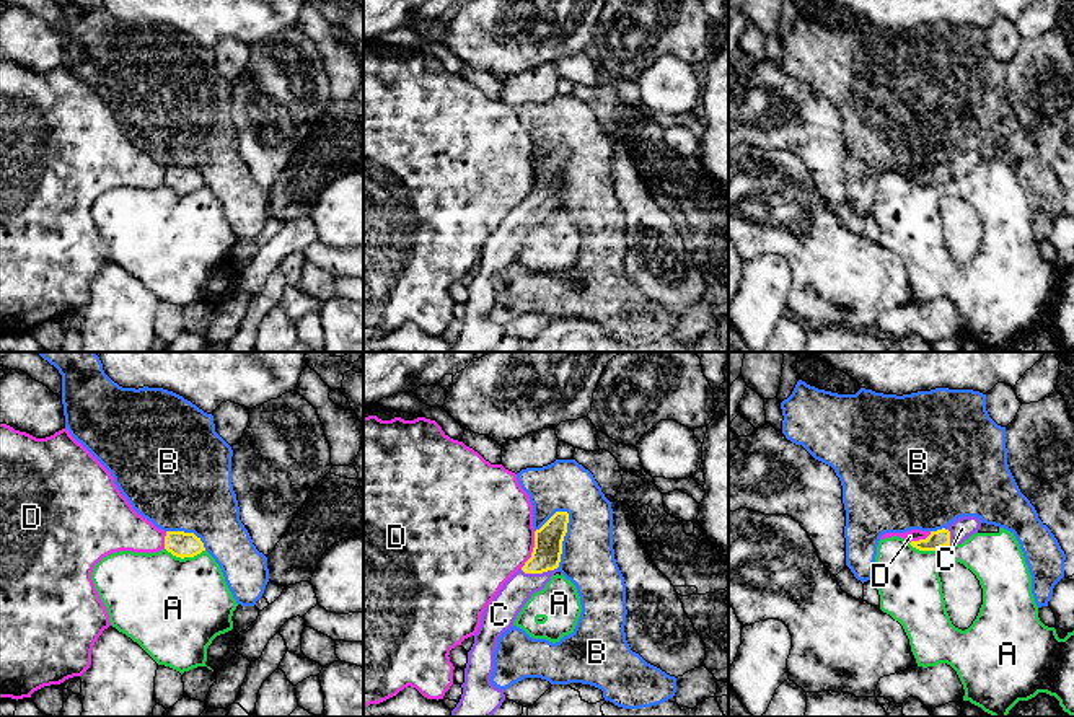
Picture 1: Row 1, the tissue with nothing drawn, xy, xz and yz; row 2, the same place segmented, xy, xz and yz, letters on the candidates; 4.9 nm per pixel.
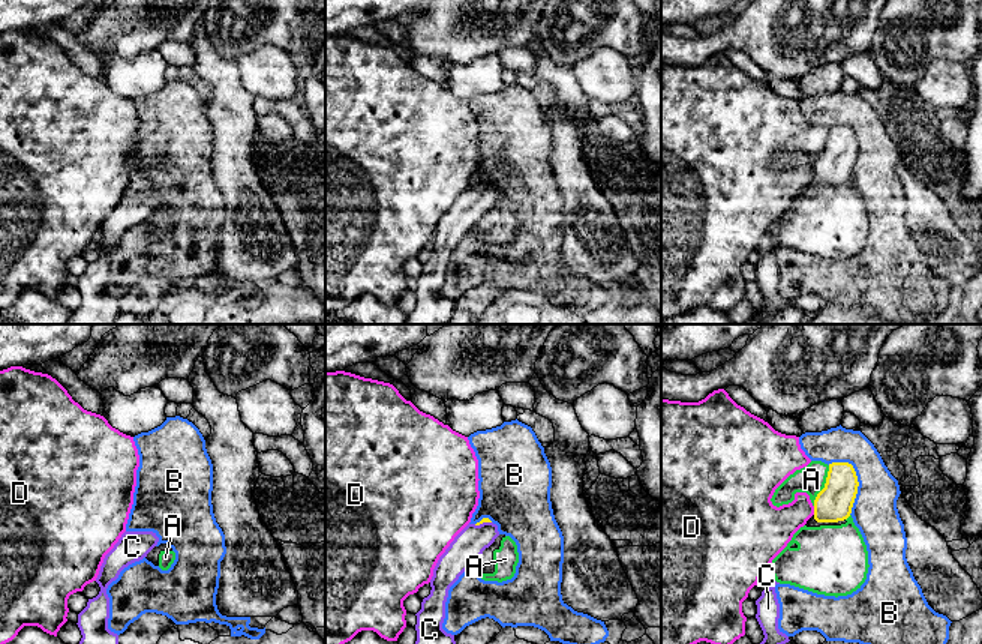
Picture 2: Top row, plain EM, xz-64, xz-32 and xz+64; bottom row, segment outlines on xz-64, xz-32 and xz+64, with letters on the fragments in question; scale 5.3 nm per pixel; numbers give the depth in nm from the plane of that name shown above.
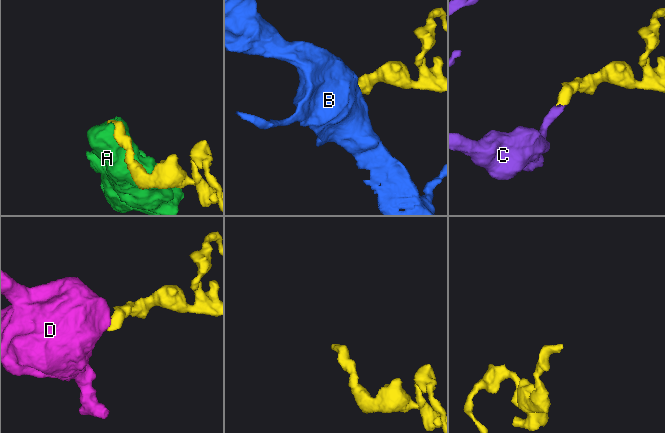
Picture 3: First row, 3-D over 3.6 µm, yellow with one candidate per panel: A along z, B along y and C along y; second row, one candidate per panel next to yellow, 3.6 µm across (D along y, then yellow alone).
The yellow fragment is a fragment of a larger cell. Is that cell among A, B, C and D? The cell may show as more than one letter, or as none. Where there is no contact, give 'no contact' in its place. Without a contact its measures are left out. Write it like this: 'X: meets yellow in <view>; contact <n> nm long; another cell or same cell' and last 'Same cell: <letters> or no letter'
A: meets yellow in xy; contact 200 nm long; another cell
B: meets yellow in xz; contact 300 nm long; another cell
C: meets yellow in xz; contact 180 nm long; same cell
D: meets yellow in xz; contact 200 nm long; another cell
Same cell: C

